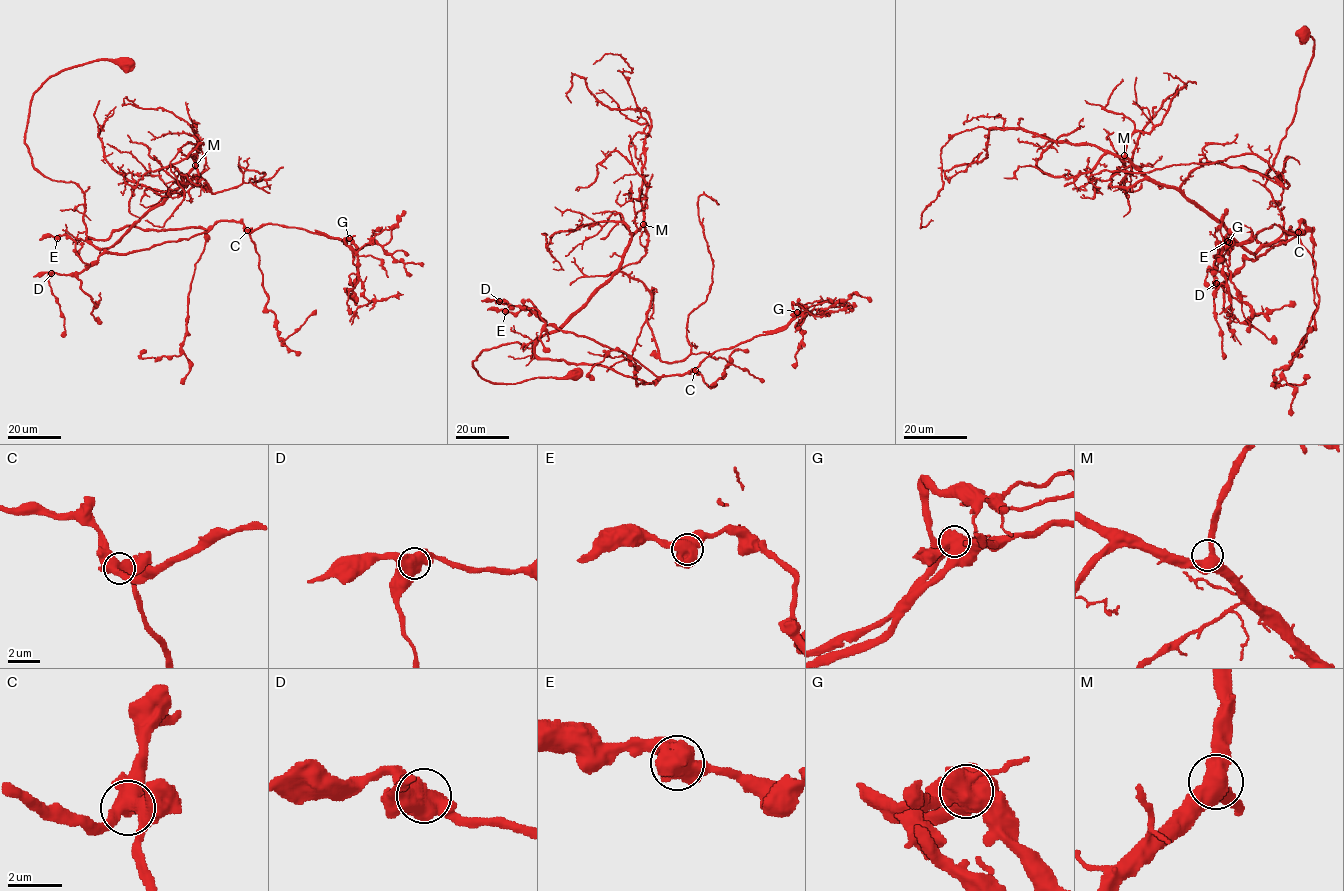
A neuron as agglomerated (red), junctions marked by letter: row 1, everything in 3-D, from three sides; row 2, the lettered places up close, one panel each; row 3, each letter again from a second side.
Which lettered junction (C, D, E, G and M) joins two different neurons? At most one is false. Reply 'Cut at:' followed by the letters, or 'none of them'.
Cut at: G

